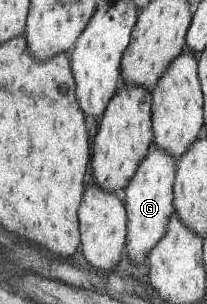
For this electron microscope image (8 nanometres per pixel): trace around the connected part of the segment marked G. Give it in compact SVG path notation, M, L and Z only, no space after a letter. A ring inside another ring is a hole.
M154 143L149 148L149 155L142 160L137 175L130 180L130 185L125 189L123 195L126 198L126 209L129 210L129 247L126 248L128 258L136 264L144 264L146 256L150 255L159 243L162 236L168 230L172 208L172 184L174 183L174 172L176 171L176 160L166 150Z

